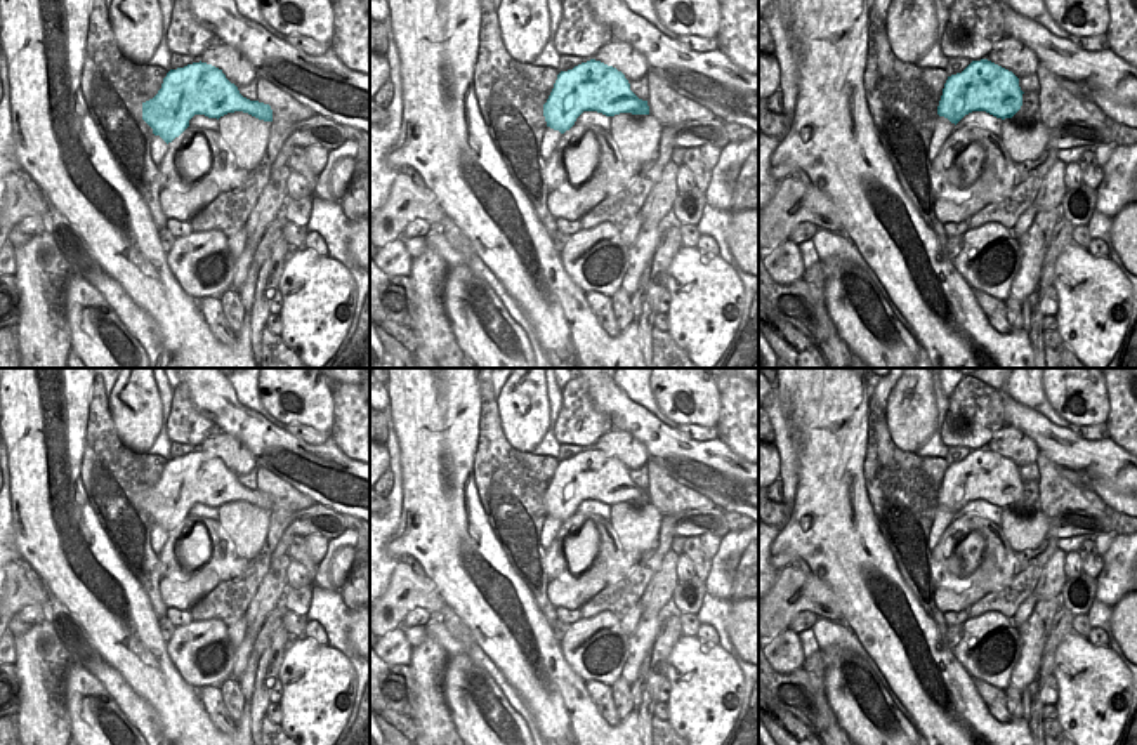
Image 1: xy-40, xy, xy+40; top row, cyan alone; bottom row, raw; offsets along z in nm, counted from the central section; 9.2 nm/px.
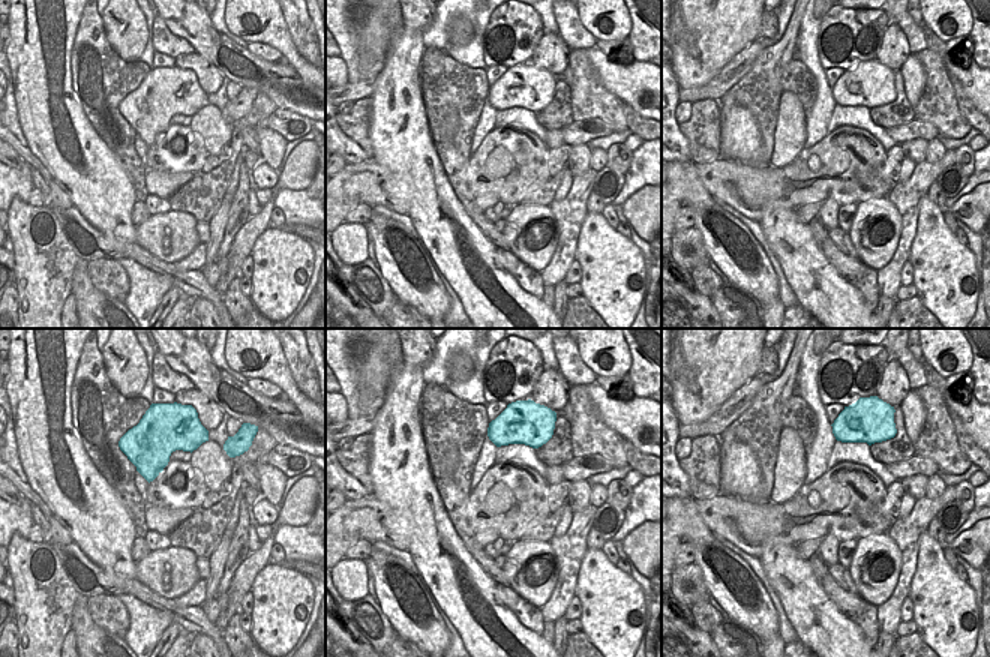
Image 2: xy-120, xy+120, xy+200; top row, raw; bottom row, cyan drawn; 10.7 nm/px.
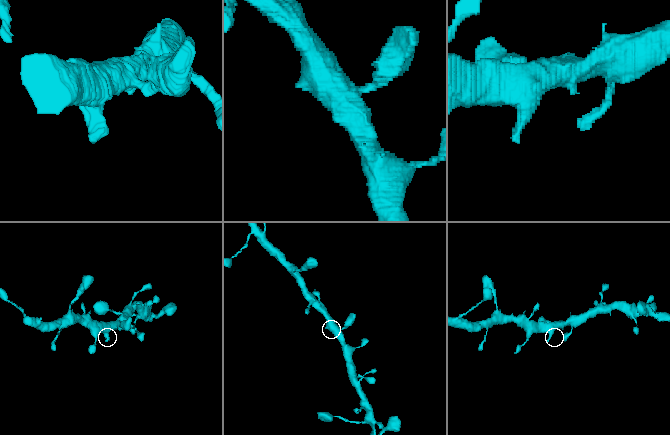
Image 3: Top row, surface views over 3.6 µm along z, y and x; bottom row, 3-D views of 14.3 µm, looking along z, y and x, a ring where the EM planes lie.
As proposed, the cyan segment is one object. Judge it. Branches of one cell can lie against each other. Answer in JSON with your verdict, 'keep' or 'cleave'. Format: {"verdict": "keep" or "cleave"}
{"verdict": "keep"}

